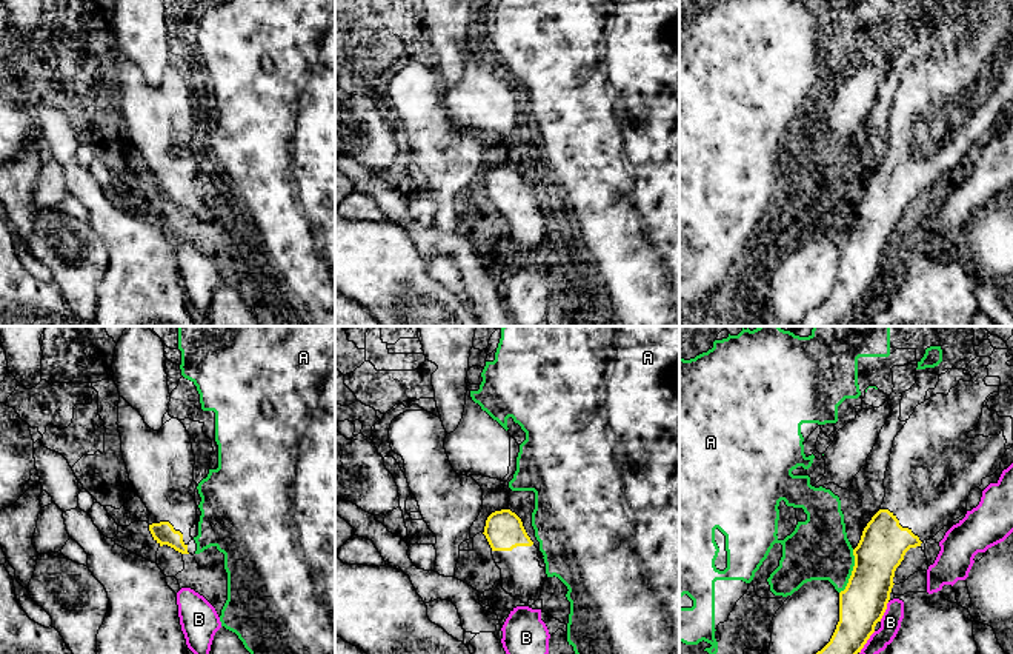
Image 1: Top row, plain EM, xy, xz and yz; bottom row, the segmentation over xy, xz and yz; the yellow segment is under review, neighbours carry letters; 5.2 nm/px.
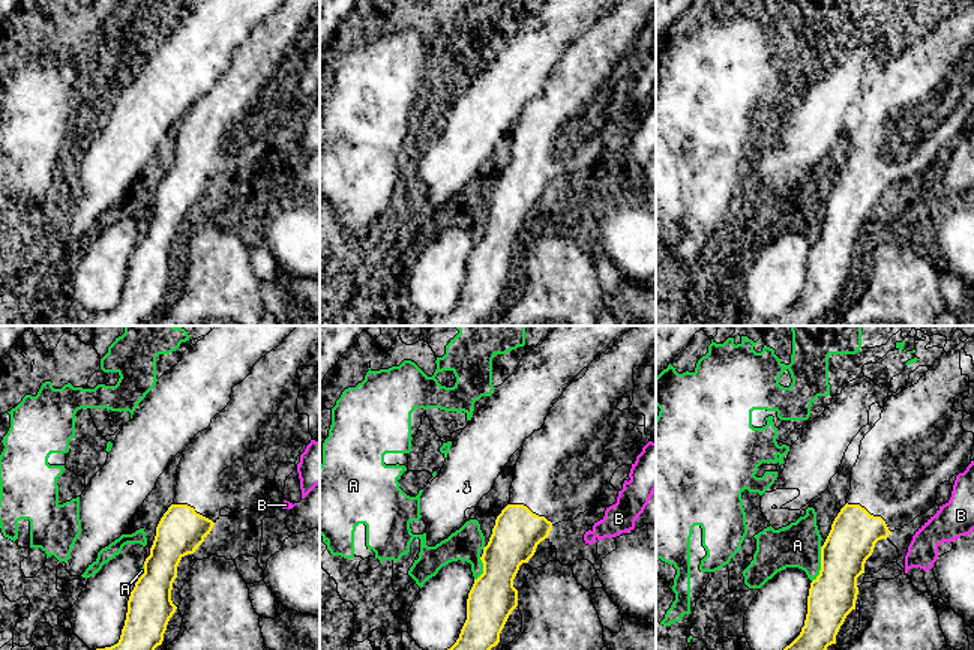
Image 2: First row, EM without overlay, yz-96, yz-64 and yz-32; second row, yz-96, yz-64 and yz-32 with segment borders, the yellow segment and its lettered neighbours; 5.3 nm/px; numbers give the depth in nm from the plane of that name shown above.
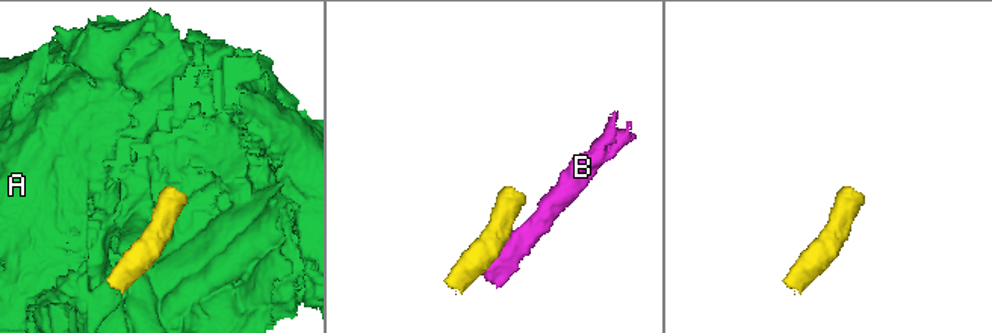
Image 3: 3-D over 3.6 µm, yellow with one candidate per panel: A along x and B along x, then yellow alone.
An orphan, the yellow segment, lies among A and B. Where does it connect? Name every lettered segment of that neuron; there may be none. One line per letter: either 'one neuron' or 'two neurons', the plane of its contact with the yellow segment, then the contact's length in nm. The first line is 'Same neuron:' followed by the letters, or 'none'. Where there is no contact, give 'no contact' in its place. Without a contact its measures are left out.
Same neuron: none
A: two neurons | yz | 240 nm
B: two neurons | yz | 150 nm

